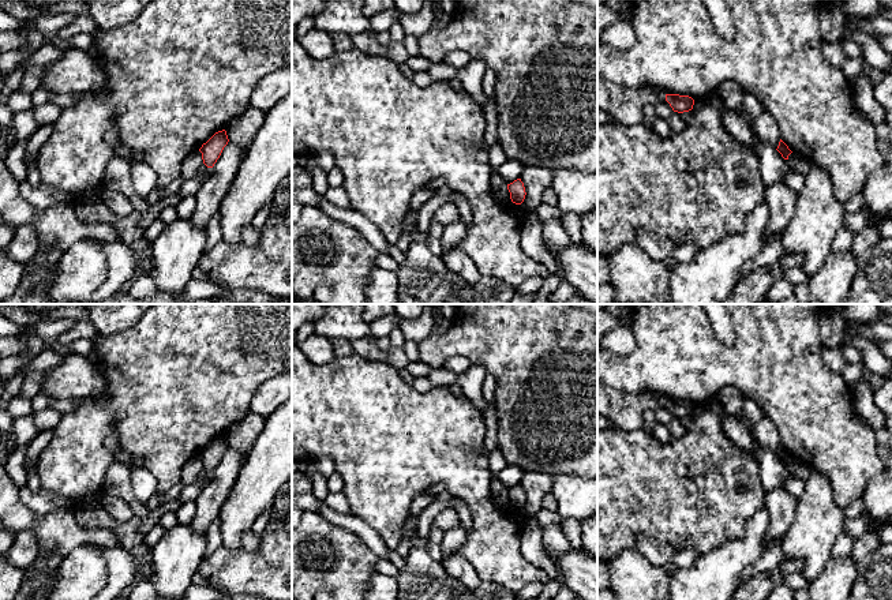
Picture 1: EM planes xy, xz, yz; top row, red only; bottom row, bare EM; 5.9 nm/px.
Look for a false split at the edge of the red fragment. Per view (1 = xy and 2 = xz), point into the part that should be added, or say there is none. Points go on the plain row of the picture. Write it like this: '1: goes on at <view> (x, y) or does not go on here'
1: does not go on here
2: does not go on here

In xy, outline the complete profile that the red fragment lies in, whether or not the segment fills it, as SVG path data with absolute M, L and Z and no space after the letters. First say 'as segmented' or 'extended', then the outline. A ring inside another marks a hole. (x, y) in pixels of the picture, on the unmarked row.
as segmented; M222 435L215 438L206 449L202 450L199 457L202 458L203 469L207 473L214 472L228 447L226 436Z

